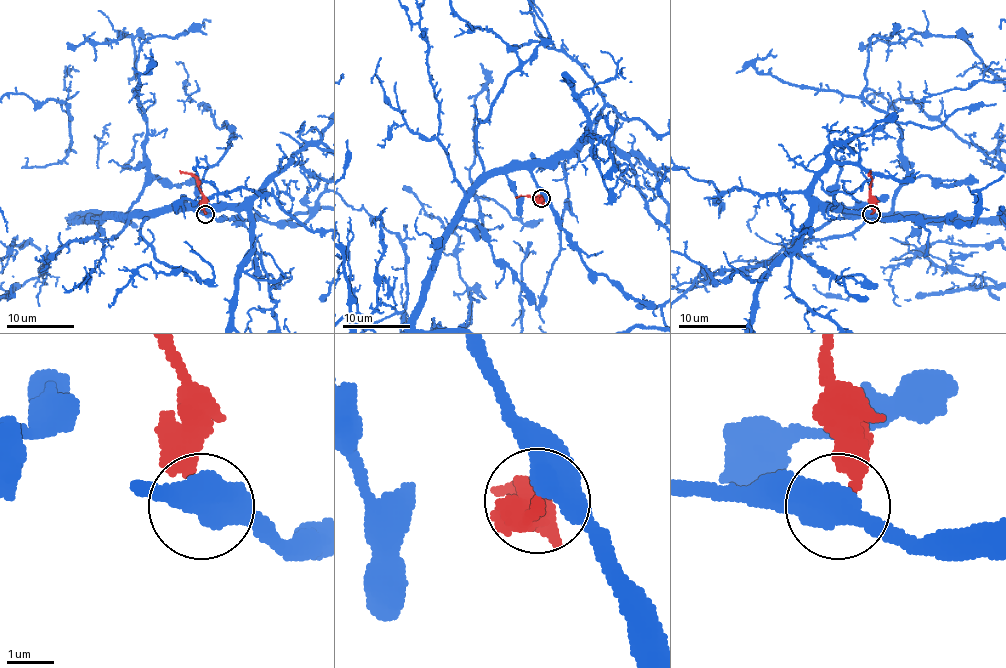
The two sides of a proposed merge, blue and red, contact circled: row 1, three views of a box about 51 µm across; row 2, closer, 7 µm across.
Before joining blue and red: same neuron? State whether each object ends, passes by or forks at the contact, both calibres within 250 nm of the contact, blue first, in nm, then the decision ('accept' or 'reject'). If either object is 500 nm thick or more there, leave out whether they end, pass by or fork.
550/190 nm | reject

